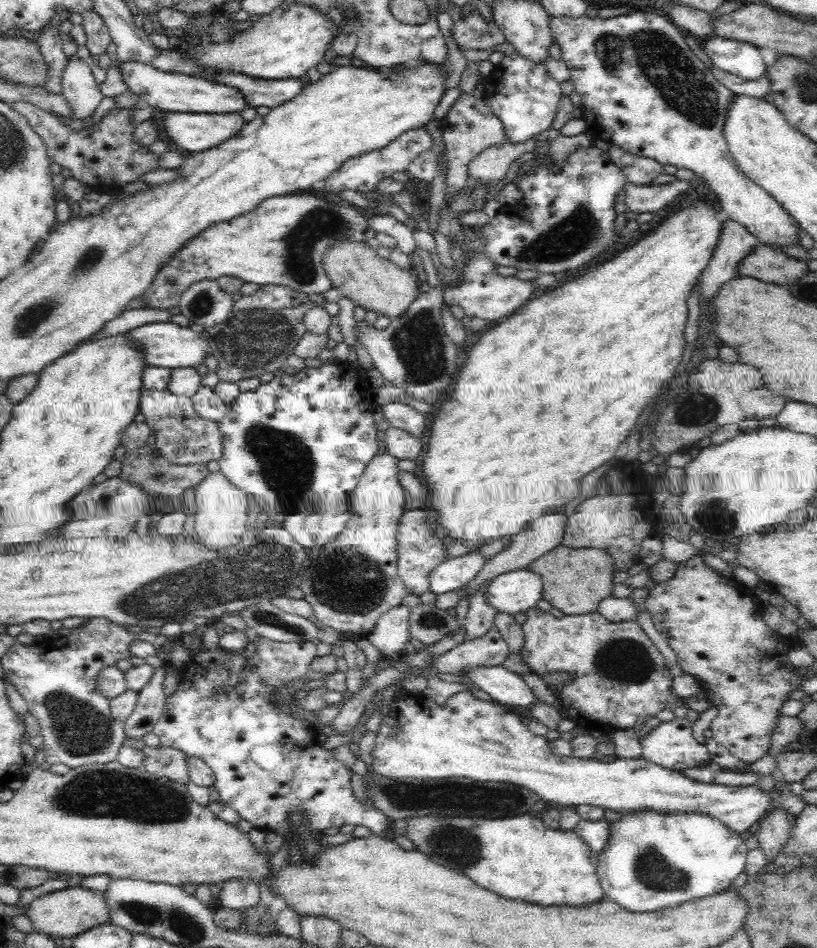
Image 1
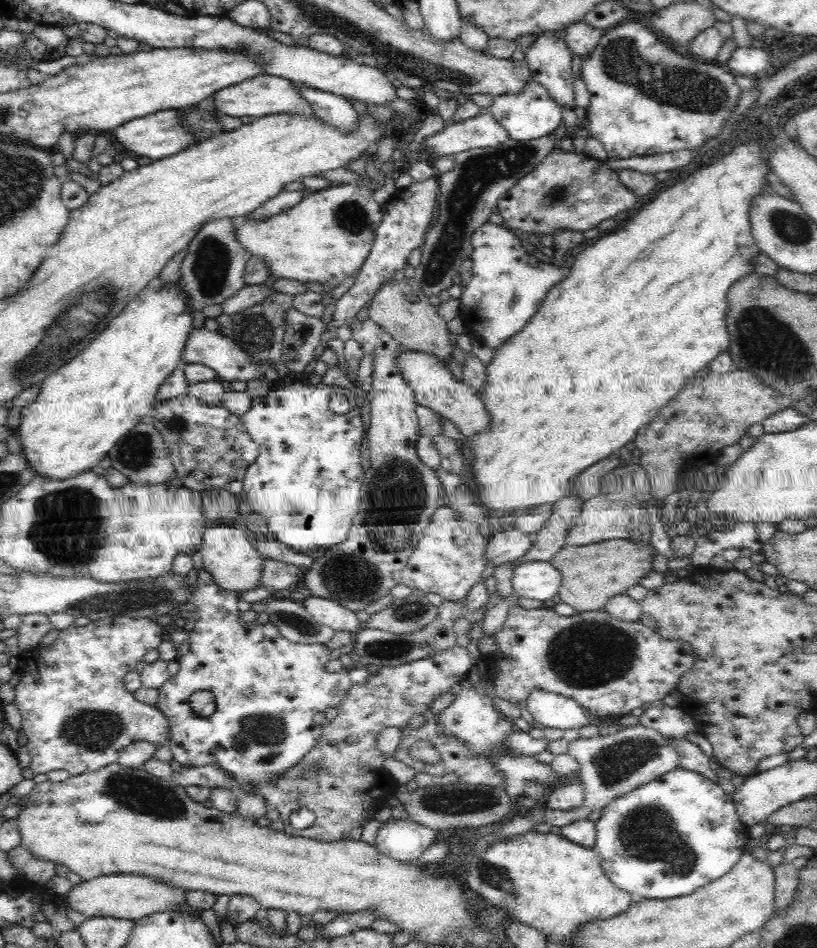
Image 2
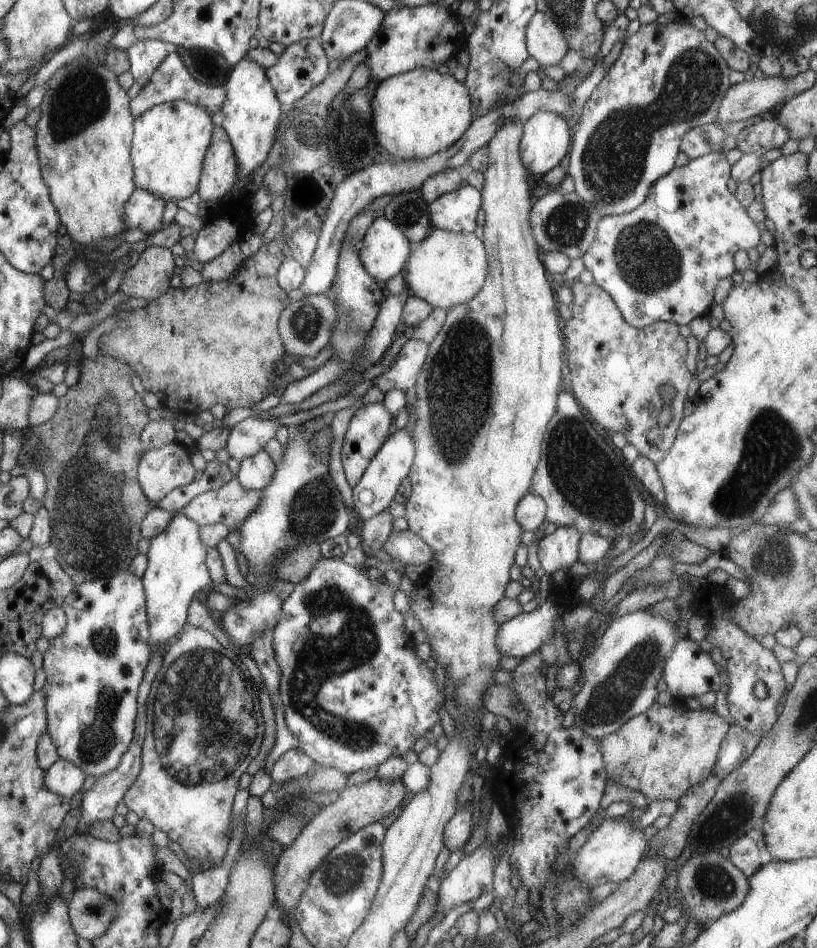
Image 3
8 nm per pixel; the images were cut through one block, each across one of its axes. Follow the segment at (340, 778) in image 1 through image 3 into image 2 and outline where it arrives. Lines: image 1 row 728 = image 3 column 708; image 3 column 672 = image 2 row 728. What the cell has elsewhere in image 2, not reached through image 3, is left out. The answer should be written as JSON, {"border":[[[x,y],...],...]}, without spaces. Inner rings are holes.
{"border":[[[204,568],[197,576],[197,589],[190,601],[198,606],[200,619],[188,632],[190,651],[178,662],[180,670],[161,688],[156,707],[168,719],[168,742],[173,760],[181,765],[200,767],[218,765],[238,781],[239,790],[256,795],[253,786],[258,781],[275,781],[300,764],[304,756],[316,748],[323,733],[323,724],[314,722],[314,716],[328,708],[340,708],[345,694],[353,684],[346,670],[330,674],[324,666],[331,660],[331,652],[322,644],[293,644],[283,638],[271,622],[266,626],[245,626],[239,622],[238,596],[213,582],[212,575]],[[196,692],[210,692],[214,698],[214,712],[210,716],[196,714],[190,706],[190,698]]]}

